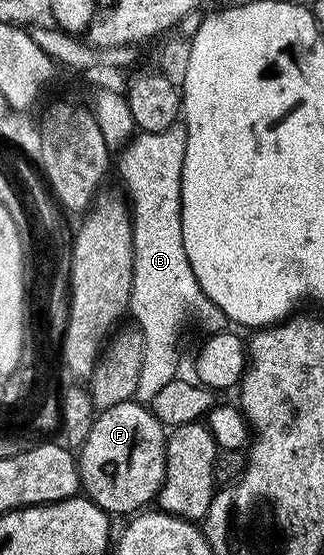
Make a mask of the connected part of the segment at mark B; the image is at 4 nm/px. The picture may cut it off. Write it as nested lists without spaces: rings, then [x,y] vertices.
[[[182,123],[170,125],[165,131],[139,131],[121,149],[118,150],[119,173],[131,192],[130,204],[133,206],[133,247],[135,248],[135,266],[131,284],[130,316],[144,332],[144,363],[141,367],[140,382],[137,383],[135,397],[140,402],[150,403],[153,395],[165,387],[177,376],[175,369],[179,365],[179,332],[194,311],[203,320],[208,334],[218,333],[228,328],[227,316],[204,295],[193,275],[193,267],[185,255],[183,246],[183,166],[187,150],[187,126]]]

